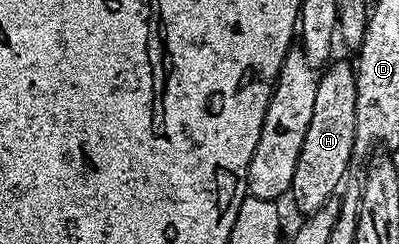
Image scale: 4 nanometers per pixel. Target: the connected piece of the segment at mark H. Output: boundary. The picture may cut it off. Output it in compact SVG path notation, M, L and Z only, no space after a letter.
M332 60L318 74L319 82L317 83L317 100L313 103L313 119L309 122L309 127L305 131L305 143L301 147L301 156L297 158L297 171L293 171L293 183L289 194L290 200L295 200L295 205L300 209L300 214L306 215L317 211L321 207L325 207L325 203L332 200L340 192L341 186L344 184L345 178L348 176L347 168L353 165L351 156L353 155L353 139L355 138L355 124L357 123L357 83L355 82L355 65L352 62Z

